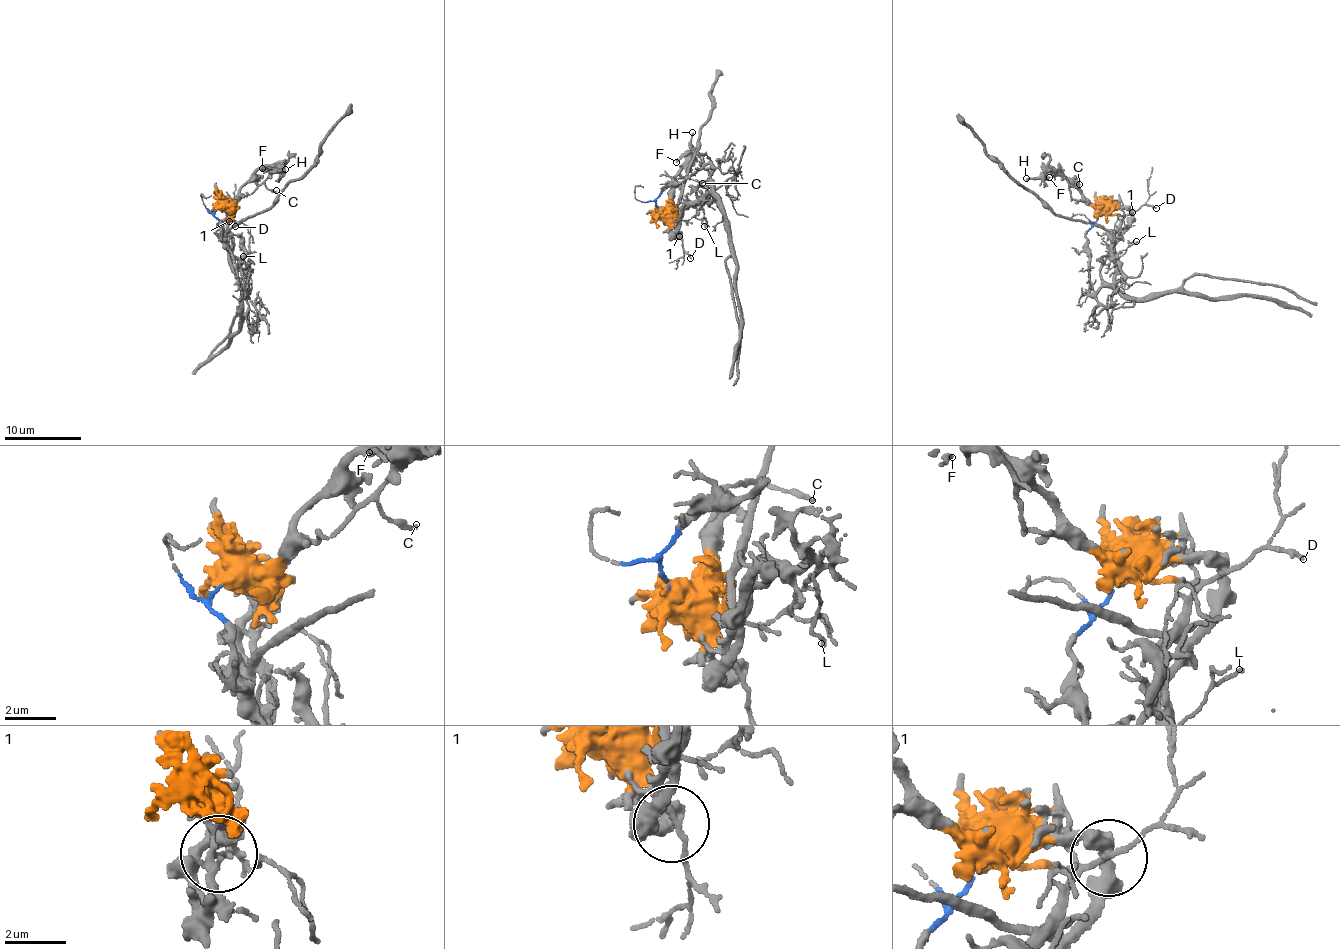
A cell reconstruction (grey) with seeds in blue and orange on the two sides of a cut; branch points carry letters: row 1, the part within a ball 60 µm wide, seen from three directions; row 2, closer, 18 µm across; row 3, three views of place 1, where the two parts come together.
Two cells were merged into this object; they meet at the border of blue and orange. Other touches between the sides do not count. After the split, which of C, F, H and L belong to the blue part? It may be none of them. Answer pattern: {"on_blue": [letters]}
{"on_blue": ["L"]}

